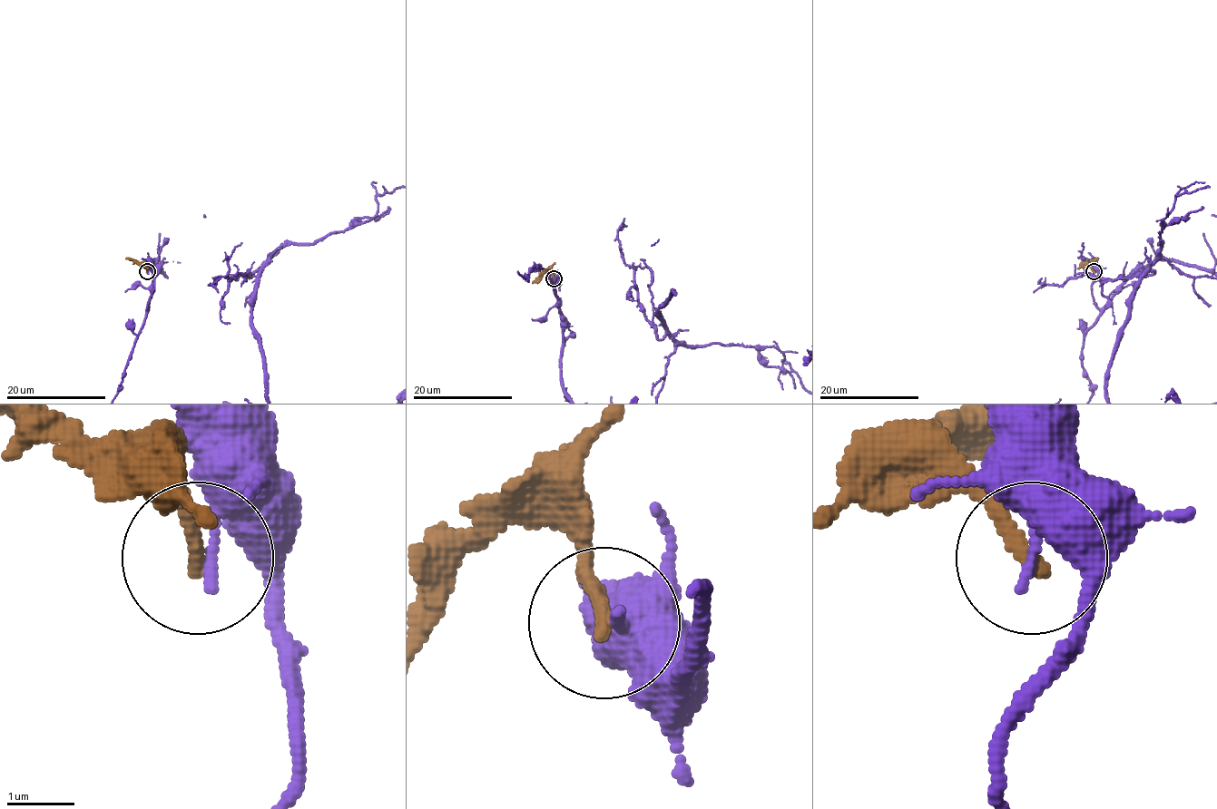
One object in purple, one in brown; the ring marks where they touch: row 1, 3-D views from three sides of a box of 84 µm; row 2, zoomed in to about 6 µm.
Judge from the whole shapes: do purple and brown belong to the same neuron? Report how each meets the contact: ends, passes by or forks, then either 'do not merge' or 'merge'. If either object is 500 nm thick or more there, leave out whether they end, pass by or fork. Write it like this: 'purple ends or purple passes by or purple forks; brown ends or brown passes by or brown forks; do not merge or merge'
purple ends; brown ends; do not merge

